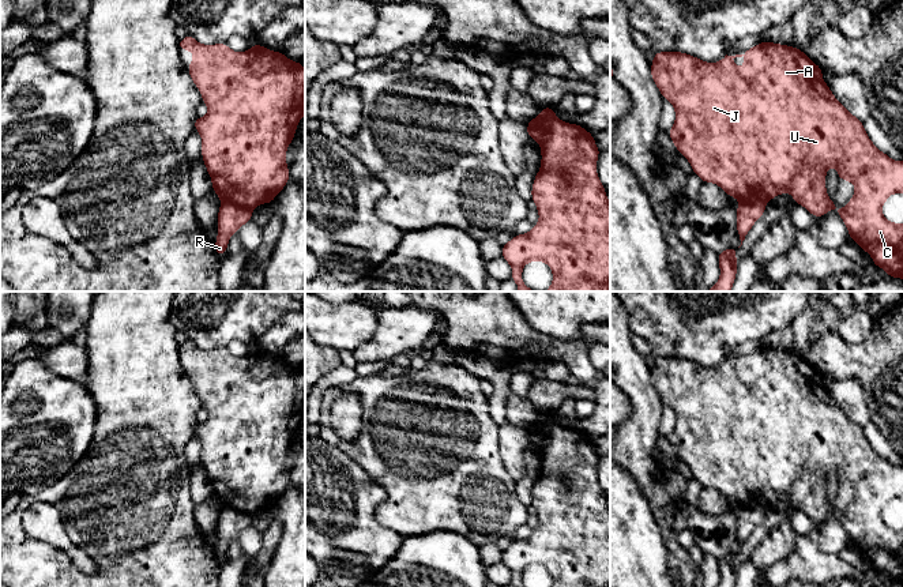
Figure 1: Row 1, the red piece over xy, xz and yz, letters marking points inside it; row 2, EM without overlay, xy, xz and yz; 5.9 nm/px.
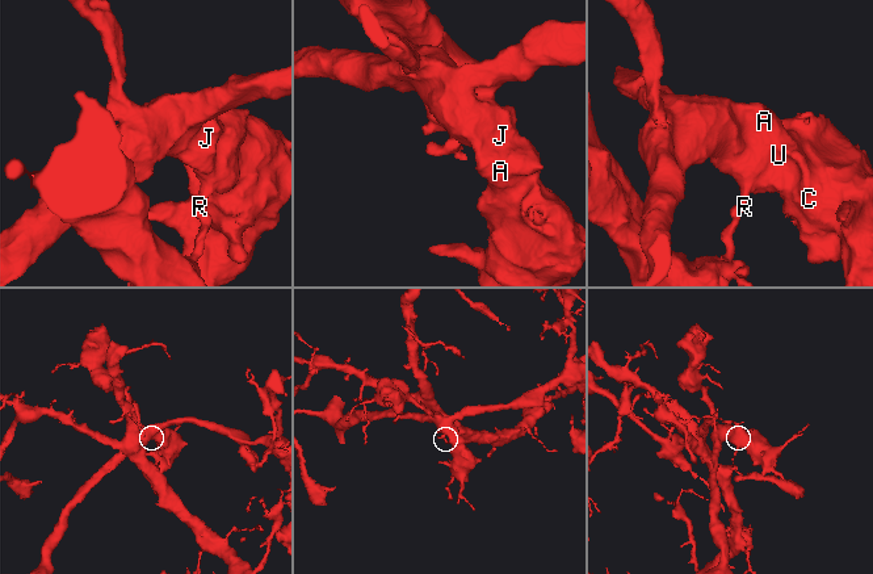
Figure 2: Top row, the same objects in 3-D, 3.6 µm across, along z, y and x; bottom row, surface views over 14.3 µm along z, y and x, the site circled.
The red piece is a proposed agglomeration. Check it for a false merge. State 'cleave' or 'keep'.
cleave

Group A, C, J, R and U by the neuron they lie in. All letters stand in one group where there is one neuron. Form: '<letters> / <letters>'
A C J U / R

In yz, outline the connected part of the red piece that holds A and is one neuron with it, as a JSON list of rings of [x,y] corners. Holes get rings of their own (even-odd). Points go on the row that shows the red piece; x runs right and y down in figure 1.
[[[763,41],[744,54],[725,56],[718,63],[706,63],[684,52],[655,52],[651,78],[663,99],[673,104],[674,125],[667,131],[677,151],[685,157],[692,172],[703,183],[714,183],[741,203],[768,200],[789,192],[797,204],[813,217],[824,217],[832,208],[844,222],[849,238],[868,252],[873,264],[891,278],[903,278],[903,225],[889,222],[881,212],[889,195],[903,192],[903,161],[898,162],[880,151],[864,128],[864,121],[851,114],[823,80],[823,69],[795,46]],[[835,166],[839,180],[854,184],[855,193],[839,211],[825,188],[827,169]]]

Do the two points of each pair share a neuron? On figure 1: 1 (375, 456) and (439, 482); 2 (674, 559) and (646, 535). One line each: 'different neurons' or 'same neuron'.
1: same neuron
2: different neurons

